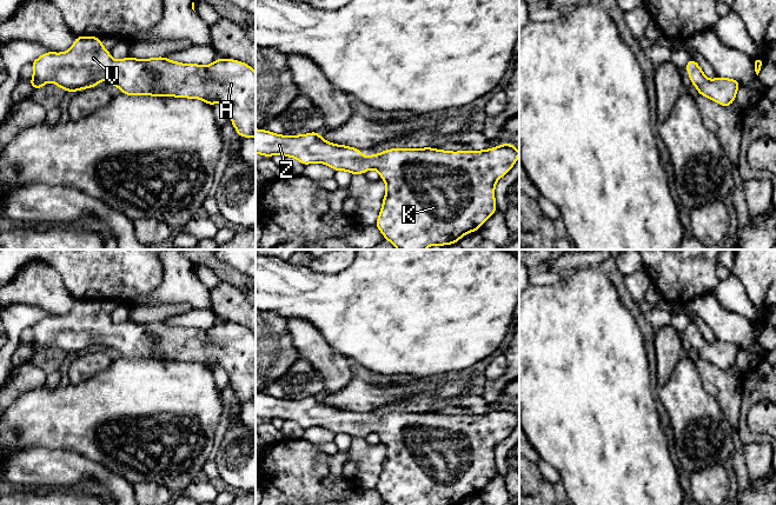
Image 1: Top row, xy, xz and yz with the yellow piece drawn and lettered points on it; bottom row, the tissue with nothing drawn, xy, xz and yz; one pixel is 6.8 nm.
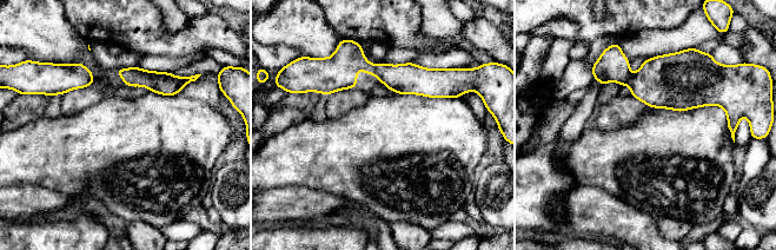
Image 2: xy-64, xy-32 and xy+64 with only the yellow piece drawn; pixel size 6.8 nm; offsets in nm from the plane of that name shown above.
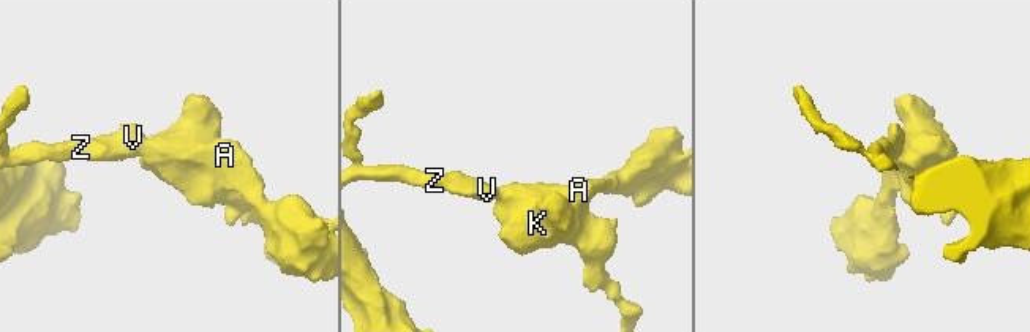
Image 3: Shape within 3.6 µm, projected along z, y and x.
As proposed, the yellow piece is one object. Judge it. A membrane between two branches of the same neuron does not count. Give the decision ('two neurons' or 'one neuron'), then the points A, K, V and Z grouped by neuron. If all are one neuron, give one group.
one neuron; groups A K V Z

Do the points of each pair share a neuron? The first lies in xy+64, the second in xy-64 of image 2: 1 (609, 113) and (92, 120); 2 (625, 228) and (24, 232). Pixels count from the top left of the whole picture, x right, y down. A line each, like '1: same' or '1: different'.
1: different
2: different

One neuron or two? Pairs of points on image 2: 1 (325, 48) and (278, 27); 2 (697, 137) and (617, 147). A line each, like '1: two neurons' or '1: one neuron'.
1: one neuron
2: one neuron

